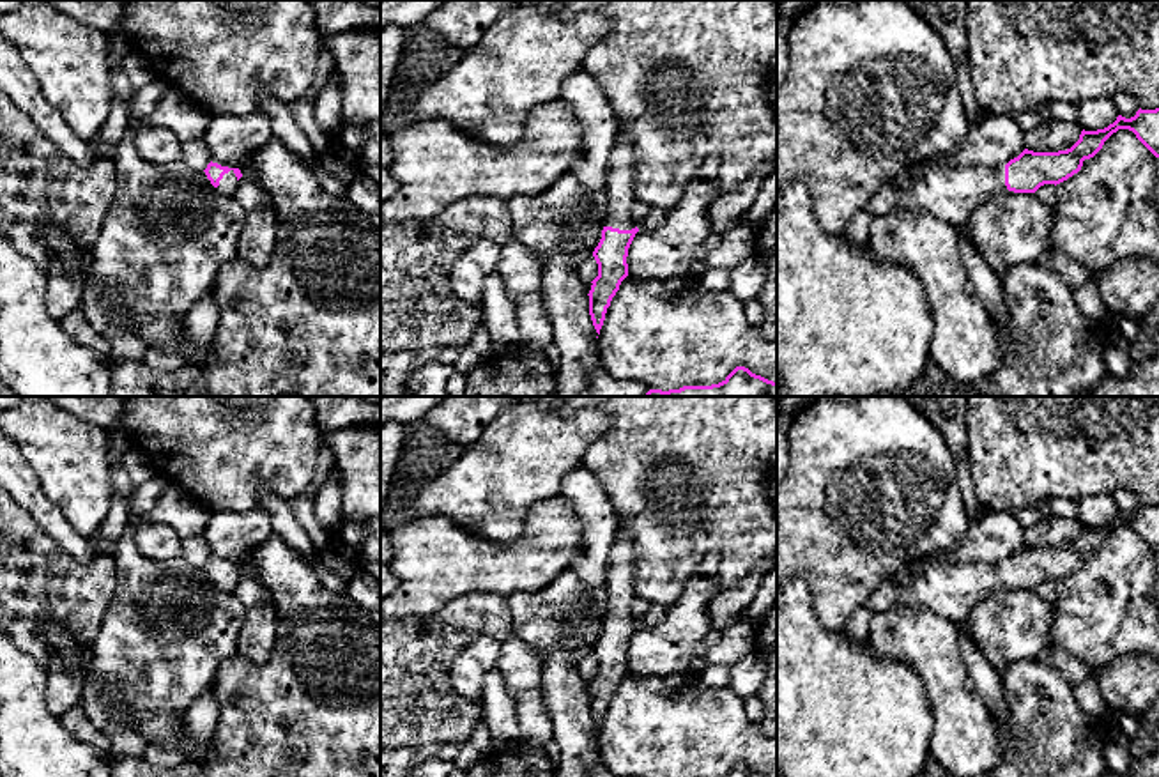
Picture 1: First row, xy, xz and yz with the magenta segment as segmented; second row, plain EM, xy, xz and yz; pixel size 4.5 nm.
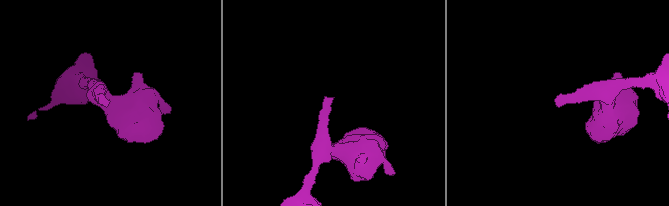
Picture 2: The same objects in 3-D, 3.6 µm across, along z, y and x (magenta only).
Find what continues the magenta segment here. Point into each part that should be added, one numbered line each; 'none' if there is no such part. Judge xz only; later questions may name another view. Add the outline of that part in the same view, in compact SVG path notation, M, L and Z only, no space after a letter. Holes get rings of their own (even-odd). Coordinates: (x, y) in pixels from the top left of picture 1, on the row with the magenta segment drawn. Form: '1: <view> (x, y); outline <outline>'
1: xz (620, 179); outline M619 124L616 143L609 158L605 227L632 230L637 227L632 216L633 193L633 136L628 124Z

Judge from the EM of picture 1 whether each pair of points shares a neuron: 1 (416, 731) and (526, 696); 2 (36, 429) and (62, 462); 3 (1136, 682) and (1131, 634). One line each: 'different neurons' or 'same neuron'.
1: different neurons
2: same neuron
3: different neurons

